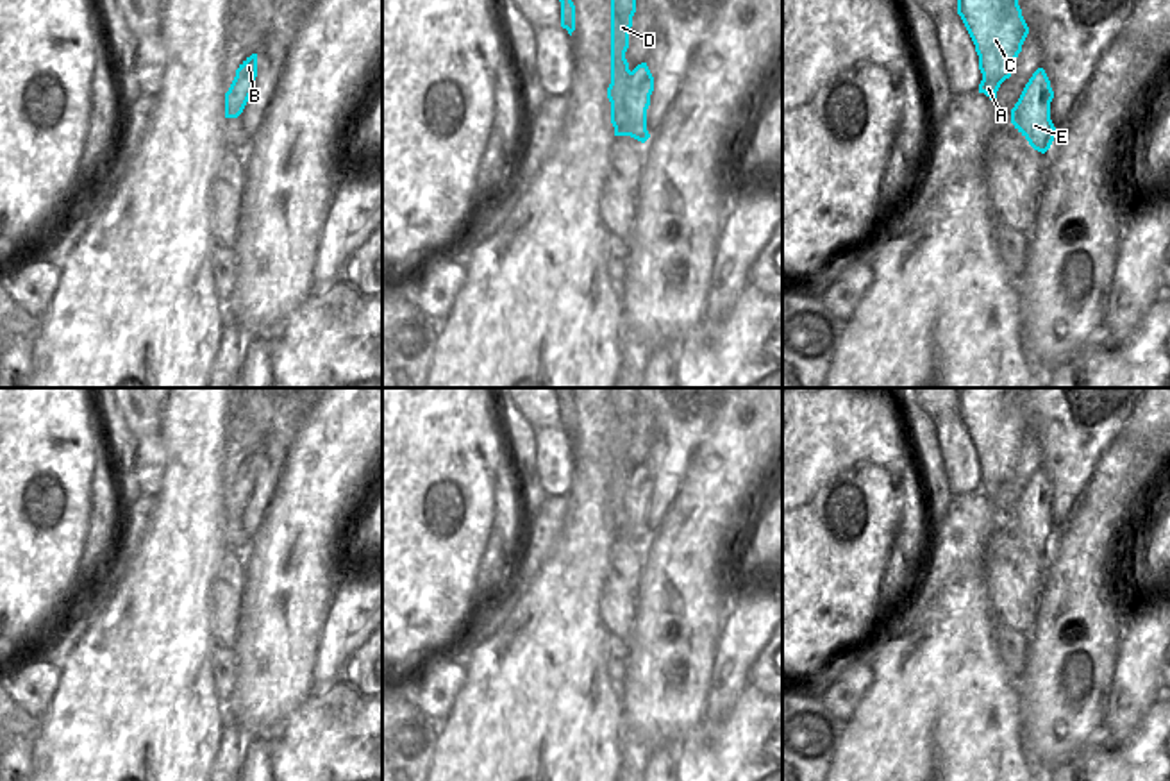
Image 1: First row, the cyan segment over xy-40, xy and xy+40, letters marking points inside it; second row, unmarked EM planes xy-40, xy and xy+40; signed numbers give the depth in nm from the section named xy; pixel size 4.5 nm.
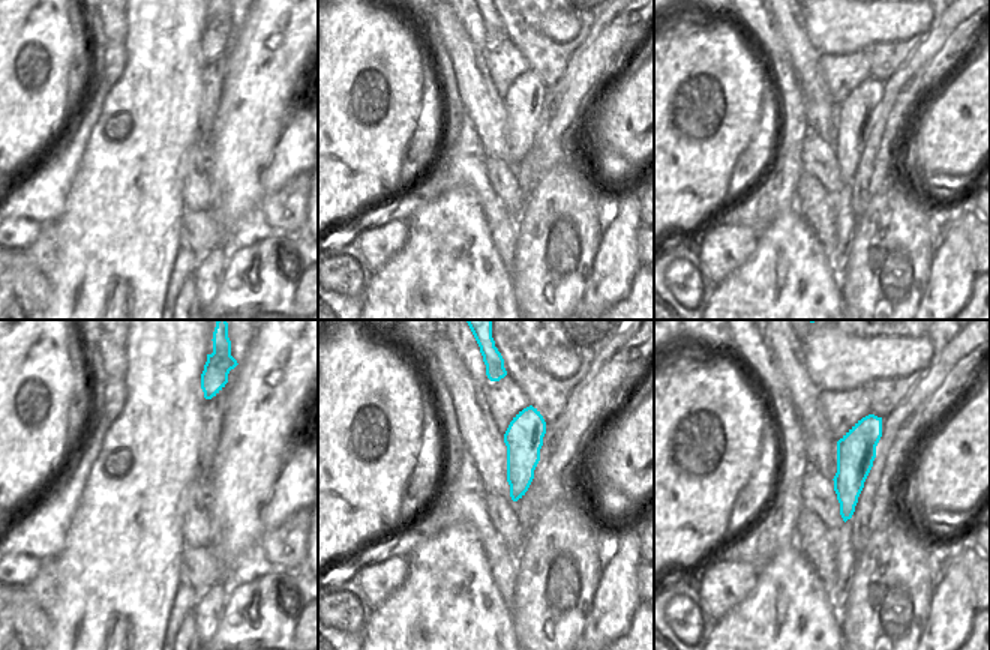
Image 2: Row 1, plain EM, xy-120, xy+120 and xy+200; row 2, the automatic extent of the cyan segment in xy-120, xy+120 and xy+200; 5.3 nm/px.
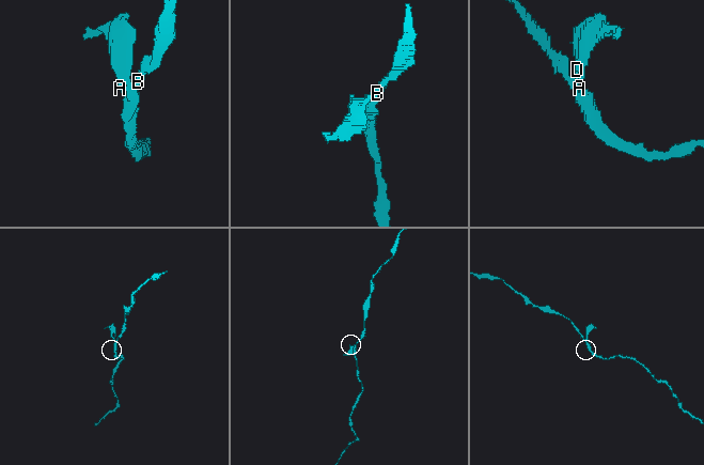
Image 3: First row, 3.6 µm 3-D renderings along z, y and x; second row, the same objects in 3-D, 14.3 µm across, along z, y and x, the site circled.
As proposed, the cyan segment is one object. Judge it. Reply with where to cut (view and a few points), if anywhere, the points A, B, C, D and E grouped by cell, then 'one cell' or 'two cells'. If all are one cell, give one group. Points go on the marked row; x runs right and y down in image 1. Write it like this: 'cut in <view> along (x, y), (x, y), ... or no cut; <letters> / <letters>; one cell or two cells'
cut in xy along (633, 72), (622, 102), (620, 134); A C D / B E; two cells

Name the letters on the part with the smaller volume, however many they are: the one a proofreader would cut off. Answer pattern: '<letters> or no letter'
A, C, D

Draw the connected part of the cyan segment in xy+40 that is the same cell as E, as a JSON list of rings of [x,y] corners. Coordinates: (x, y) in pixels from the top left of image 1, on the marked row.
[[[1038,68],[1011,109],[1015,129],[1041,154],[1050,148],[1057,130],[1050,120],[1052,98],[1050,80],[1045,70]]]

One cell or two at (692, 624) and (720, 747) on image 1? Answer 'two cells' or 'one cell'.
two cells

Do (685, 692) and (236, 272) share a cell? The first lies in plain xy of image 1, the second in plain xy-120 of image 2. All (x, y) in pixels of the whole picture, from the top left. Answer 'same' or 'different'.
different

